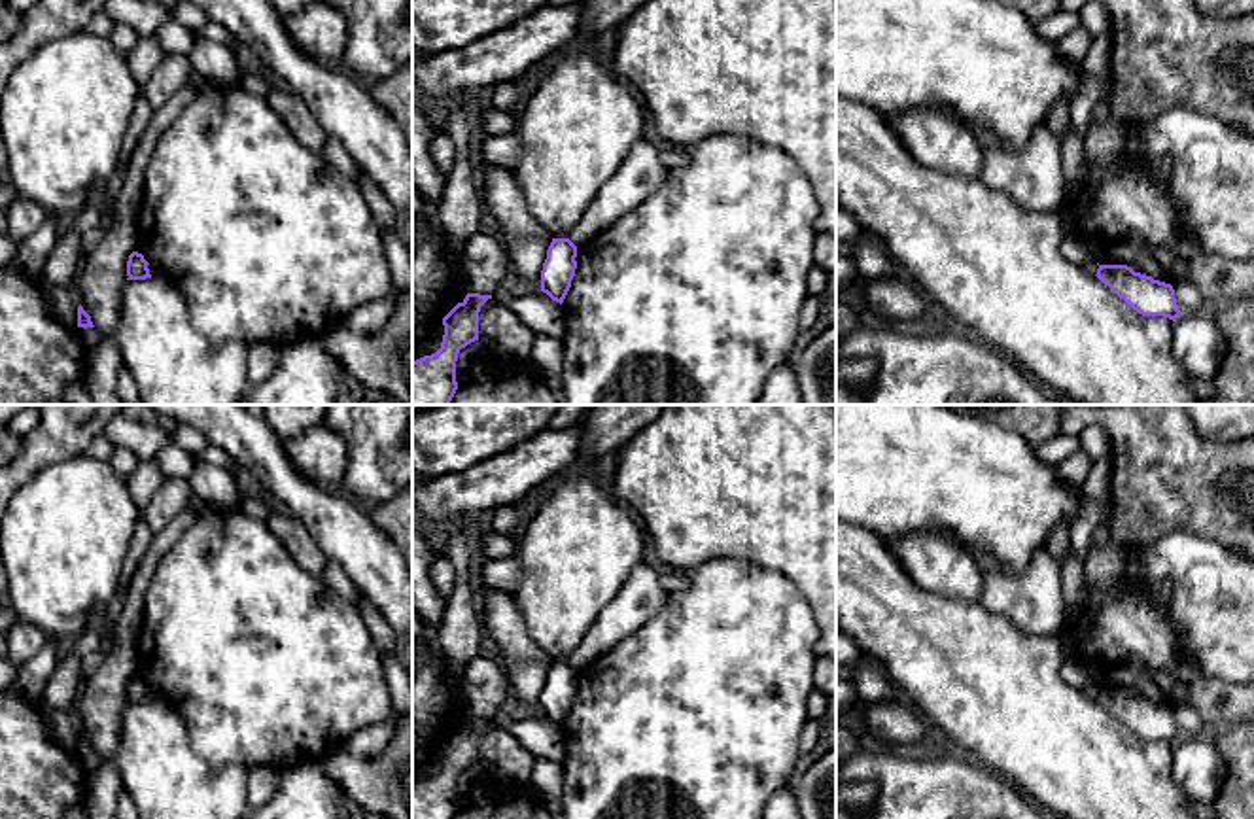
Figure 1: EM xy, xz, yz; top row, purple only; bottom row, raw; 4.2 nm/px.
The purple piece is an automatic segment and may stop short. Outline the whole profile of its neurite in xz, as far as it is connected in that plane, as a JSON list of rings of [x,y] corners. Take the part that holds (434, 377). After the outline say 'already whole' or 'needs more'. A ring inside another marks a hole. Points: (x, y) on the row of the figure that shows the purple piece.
[[[467,293],[444,318],[441,348],[412,361],[412,405],[450,405],[462,348],[479,340],[479,312],[492,295]]]; already whole

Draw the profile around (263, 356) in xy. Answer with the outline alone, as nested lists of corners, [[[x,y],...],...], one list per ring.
[[[257,340],[248,346],[250,390],[267,380],[278,367],[282,346],[272,340]]]

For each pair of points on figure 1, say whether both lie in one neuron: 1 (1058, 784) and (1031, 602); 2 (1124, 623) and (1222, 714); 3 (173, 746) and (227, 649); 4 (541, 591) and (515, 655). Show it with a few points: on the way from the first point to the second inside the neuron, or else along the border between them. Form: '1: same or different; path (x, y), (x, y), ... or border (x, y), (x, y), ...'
1: different; border (997, 615), (1003, 615), (1027, 636), (1056, 636)
2: same; path (1149, 647), (1183, 681), (1198, 689)
3: different; border (163, 698), (178, 712), (191, 749), (207, 763)
4: different; border (511, 594), (526, 632), (555, 661)

